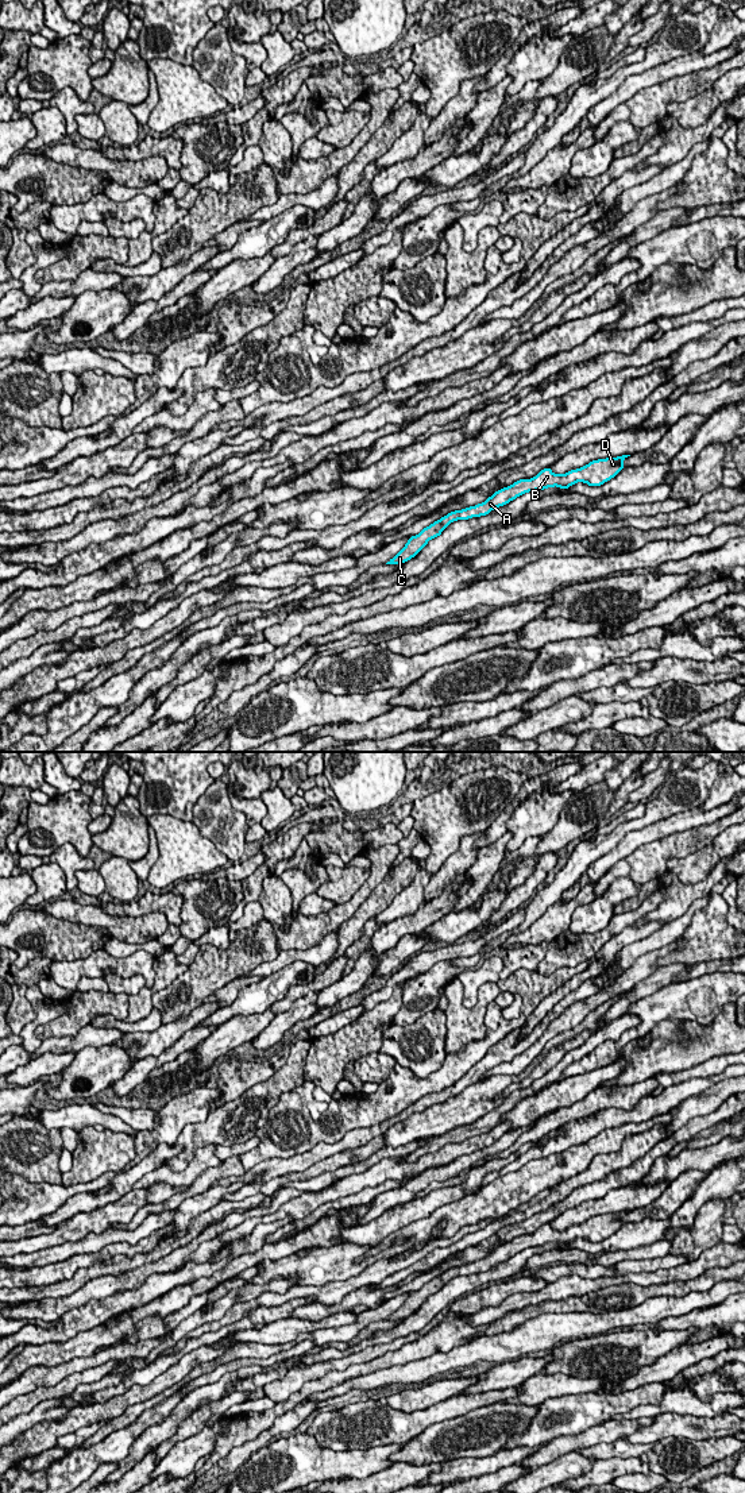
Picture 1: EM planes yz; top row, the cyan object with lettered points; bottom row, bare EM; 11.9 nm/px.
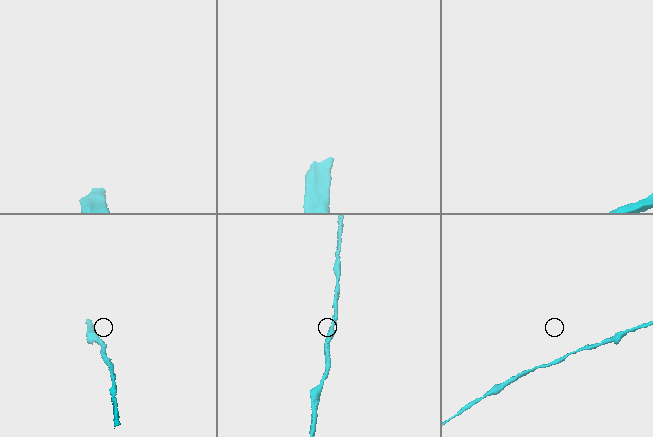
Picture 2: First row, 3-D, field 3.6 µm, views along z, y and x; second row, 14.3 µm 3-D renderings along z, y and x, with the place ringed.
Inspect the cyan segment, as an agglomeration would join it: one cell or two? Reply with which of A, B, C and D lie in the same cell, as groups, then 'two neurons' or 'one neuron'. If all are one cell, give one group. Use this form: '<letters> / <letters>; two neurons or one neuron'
A B C D; one neuron

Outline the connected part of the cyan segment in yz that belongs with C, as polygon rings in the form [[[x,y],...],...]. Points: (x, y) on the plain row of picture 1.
[[[630,1211],[592,1216],[580,1224],[571,1226],[561,1231],[553,1230],[551,1223],[547,1223],[532,1235],[520,1235],[513,1241],[495,1247],[482,1259],[451,1268],[435,1277],[429,1282],[424,1284],[421,1289],[410,1292],[405,1303],[386,1320],[391,1322],[410,1316],[428,1300],[431,1295],[440,1292],[451,1278],[458,1276],[468,1276],[471,1273],[487,1272],[491,1266],[509,1259],[525,1249],[544,1246],[553,1242],[567,1246],[576,1238],[584,1238],[592,1243],[601,1242],[625,1224],[622,1218],[628,1212]]]

